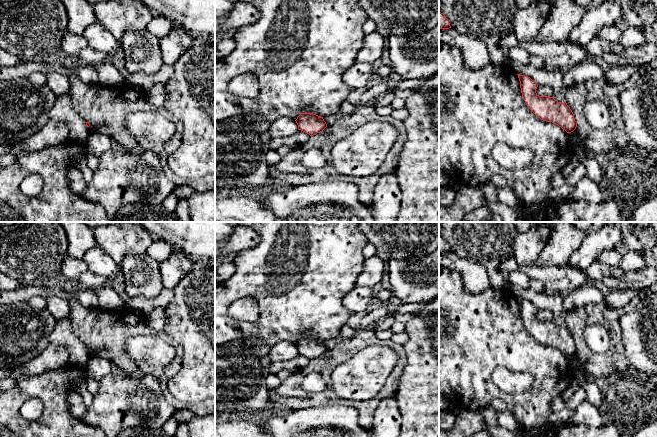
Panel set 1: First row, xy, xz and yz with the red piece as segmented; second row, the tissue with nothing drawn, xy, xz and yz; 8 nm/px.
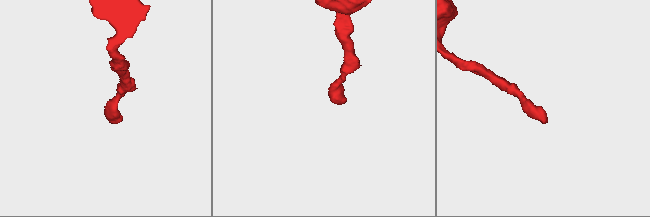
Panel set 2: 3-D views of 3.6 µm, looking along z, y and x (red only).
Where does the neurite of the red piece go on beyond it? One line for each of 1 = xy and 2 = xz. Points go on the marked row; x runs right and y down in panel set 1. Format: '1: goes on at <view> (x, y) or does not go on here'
1: does not go on here
2: does not go on here

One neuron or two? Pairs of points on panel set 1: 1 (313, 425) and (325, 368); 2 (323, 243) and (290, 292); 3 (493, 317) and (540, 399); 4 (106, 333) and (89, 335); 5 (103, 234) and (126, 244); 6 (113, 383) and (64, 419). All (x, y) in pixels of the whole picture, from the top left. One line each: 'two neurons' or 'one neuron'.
1: two neurons
2: one neuron
3: one neuron
4: one neuron
5: one neuron
6: two neurons

